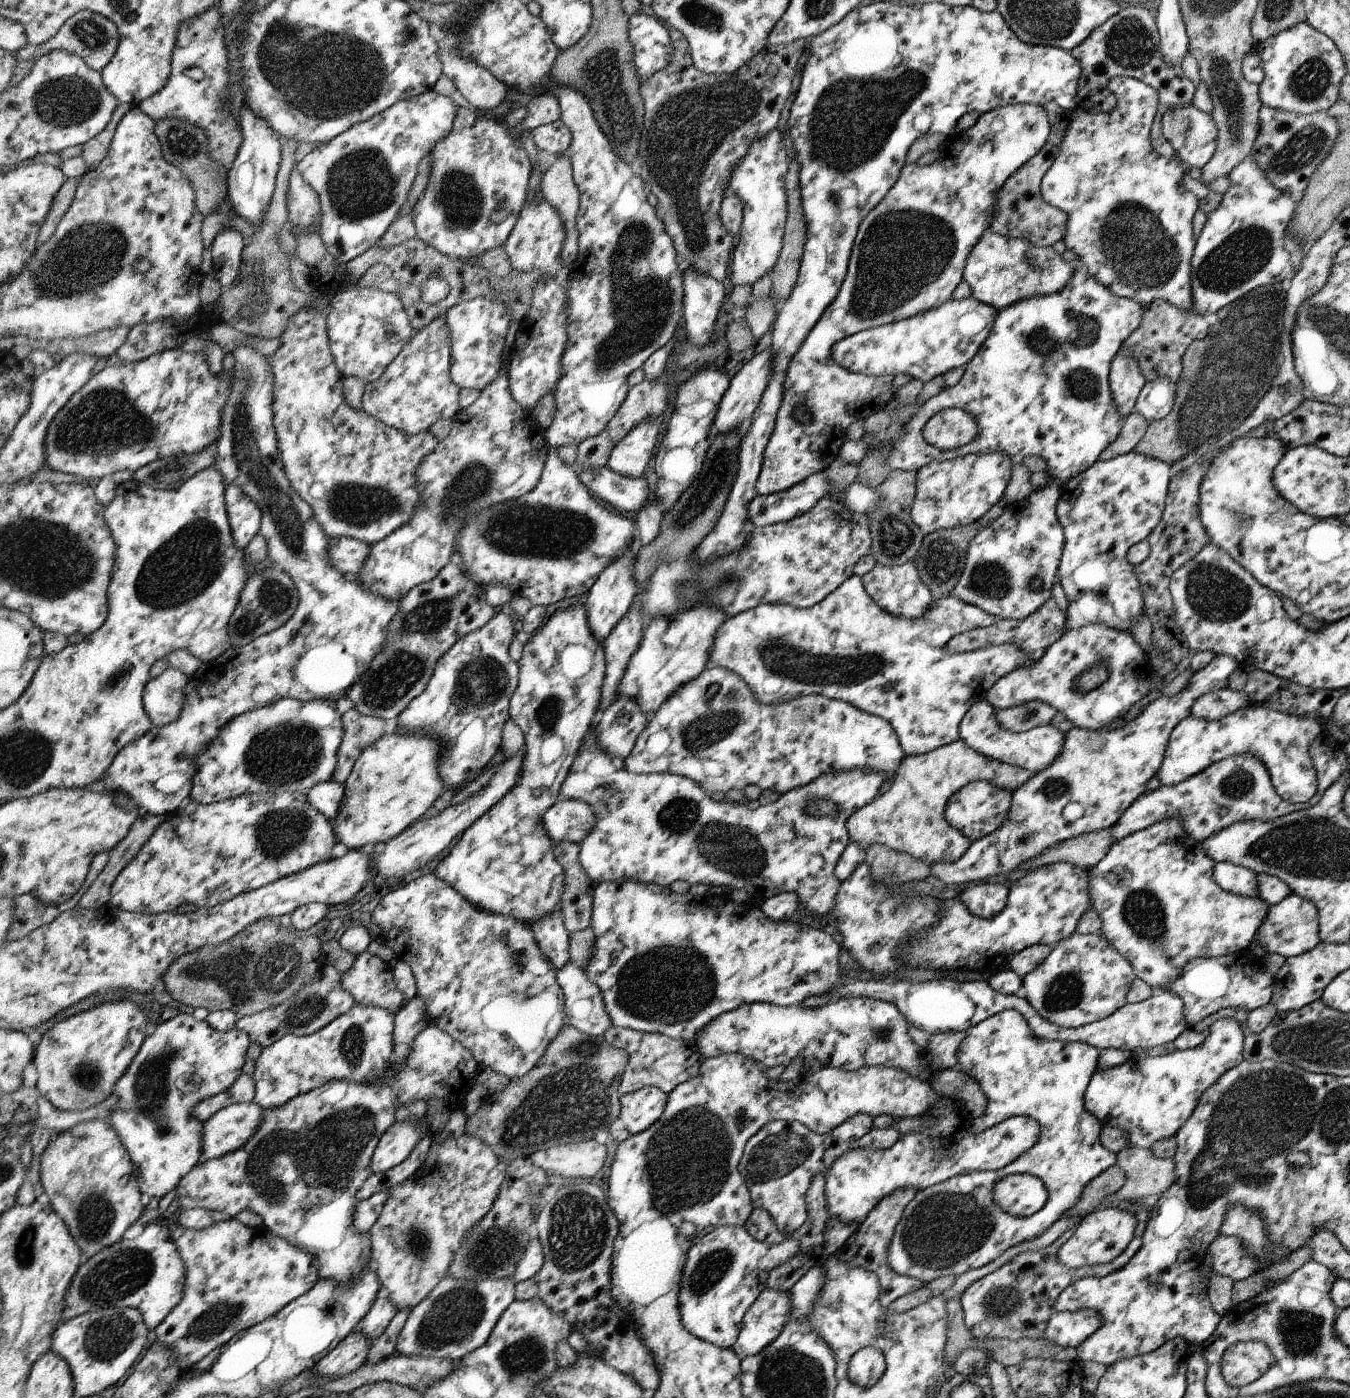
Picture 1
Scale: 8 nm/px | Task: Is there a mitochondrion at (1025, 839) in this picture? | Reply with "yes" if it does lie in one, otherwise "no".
yes

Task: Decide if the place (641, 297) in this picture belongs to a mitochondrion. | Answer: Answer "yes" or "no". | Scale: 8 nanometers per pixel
yes

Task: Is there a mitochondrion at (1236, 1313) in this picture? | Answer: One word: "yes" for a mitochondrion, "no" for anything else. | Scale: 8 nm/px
no

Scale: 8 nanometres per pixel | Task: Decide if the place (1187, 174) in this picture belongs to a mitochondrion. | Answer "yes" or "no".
no

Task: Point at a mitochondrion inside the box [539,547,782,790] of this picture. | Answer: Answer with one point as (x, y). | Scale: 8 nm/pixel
(722, 717)

